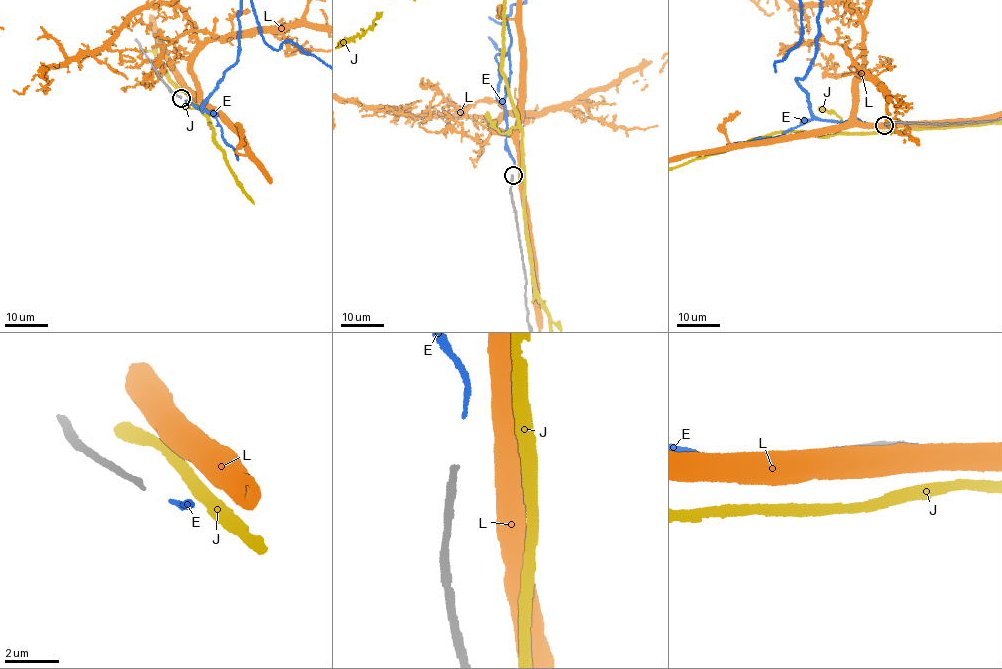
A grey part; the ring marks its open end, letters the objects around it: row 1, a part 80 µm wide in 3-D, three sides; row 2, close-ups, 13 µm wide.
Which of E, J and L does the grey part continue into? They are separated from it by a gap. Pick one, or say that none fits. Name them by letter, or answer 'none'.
E

